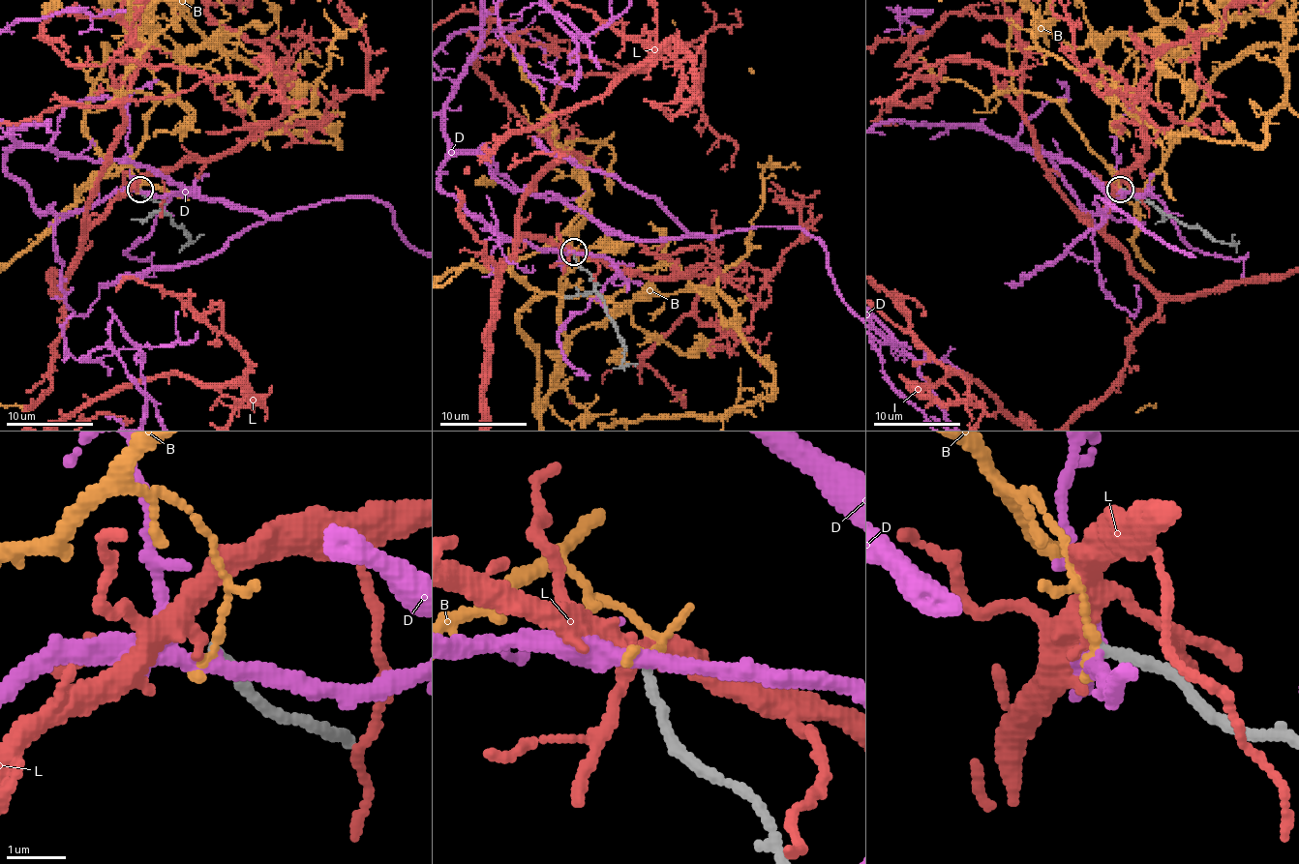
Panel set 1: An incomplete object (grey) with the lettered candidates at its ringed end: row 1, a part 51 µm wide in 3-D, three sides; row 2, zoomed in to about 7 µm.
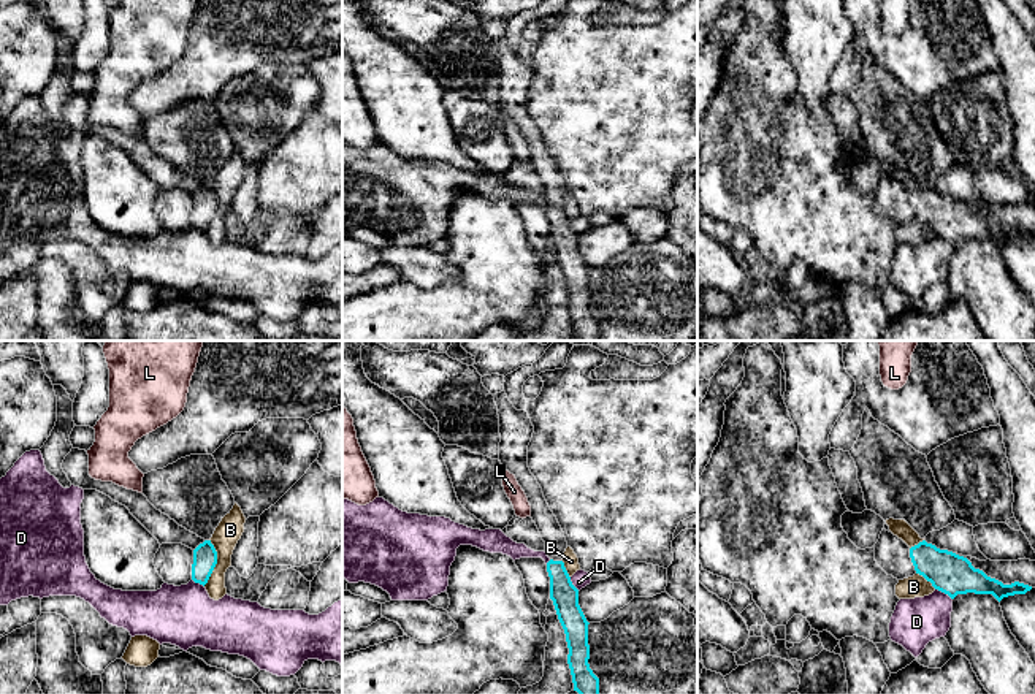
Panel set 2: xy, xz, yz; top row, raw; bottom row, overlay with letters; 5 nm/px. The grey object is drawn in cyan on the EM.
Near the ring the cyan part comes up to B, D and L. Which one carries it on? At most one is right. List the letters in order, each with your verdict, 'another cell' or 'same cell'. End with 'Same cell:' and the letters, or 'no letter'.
B: another cell
D: another cell
L: another cell
Same cell: no letter

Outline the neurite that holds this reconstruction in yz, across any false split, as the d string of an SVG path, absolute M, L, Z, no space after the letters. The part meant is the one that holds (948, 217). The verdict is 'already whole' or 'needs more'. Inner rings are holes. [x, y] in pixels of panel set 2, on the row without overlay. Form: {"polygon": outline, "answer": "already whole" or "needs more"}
{"polygon": "M883 174L875 189L875 206L897 225L922 220L932 231L951 244L957 239L992 239L999 247L1003 242L1025 239L1032 231L1014 227L1003 230L975 214L972 208L948 195L940 195L926 185L908 192L902 184Z", "answer": "needs more"}

